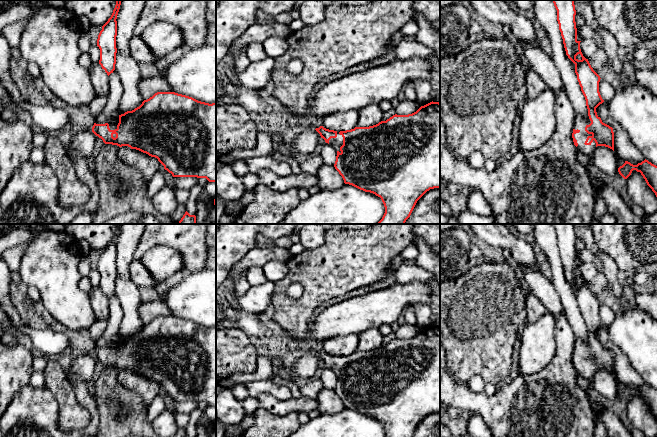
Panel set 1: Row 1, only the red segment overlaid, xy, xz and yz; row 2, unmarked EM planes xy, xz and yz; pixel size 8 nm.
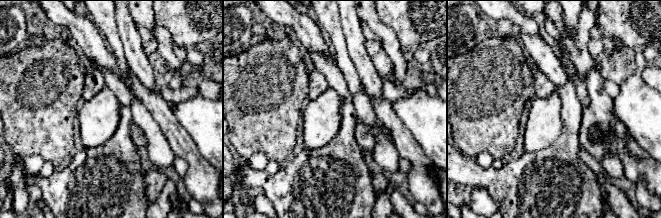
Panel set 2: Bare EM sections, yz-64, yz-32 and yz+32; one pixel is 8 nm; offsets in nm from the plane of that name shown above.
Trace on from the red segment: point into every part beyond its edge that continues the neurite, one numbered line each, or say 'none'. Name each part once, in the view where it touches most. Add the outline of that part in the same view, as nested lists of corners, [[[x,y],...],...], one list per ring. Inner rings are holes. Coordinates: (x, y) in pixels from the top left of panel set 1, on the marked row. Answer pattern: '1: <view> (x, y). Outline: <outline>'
1: yz (580, 122). Outline: [[[581,114],[575,116],[573,129],[579,130],[579,133],[574,134],[575,139],[577,140],[578,146],[577,149],[589,159],[592,158],[593,153],[596,149],[596,143],[593,142],[590,145],[585,145],[585,141],[588,136],[592,136],[592,134],[588,134],[585,131],[585,127],[591,123],[589,118],[583,117]]]

